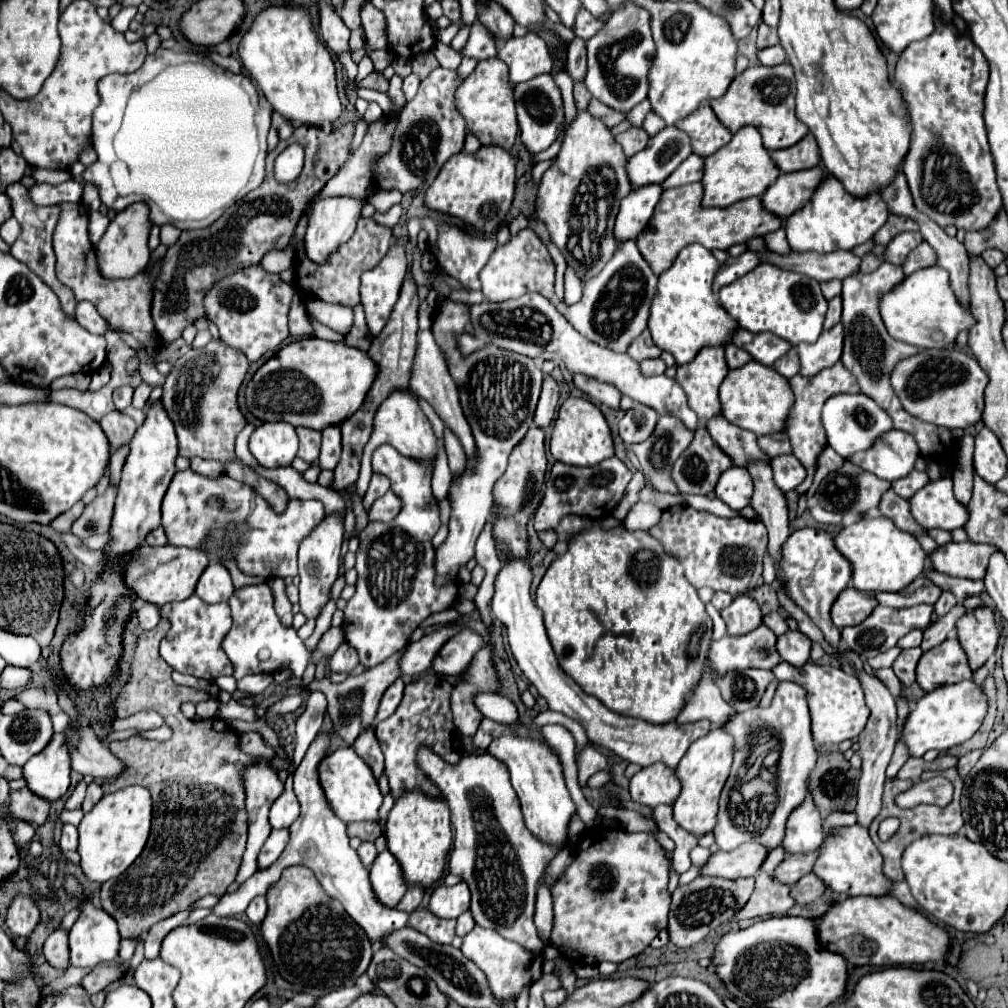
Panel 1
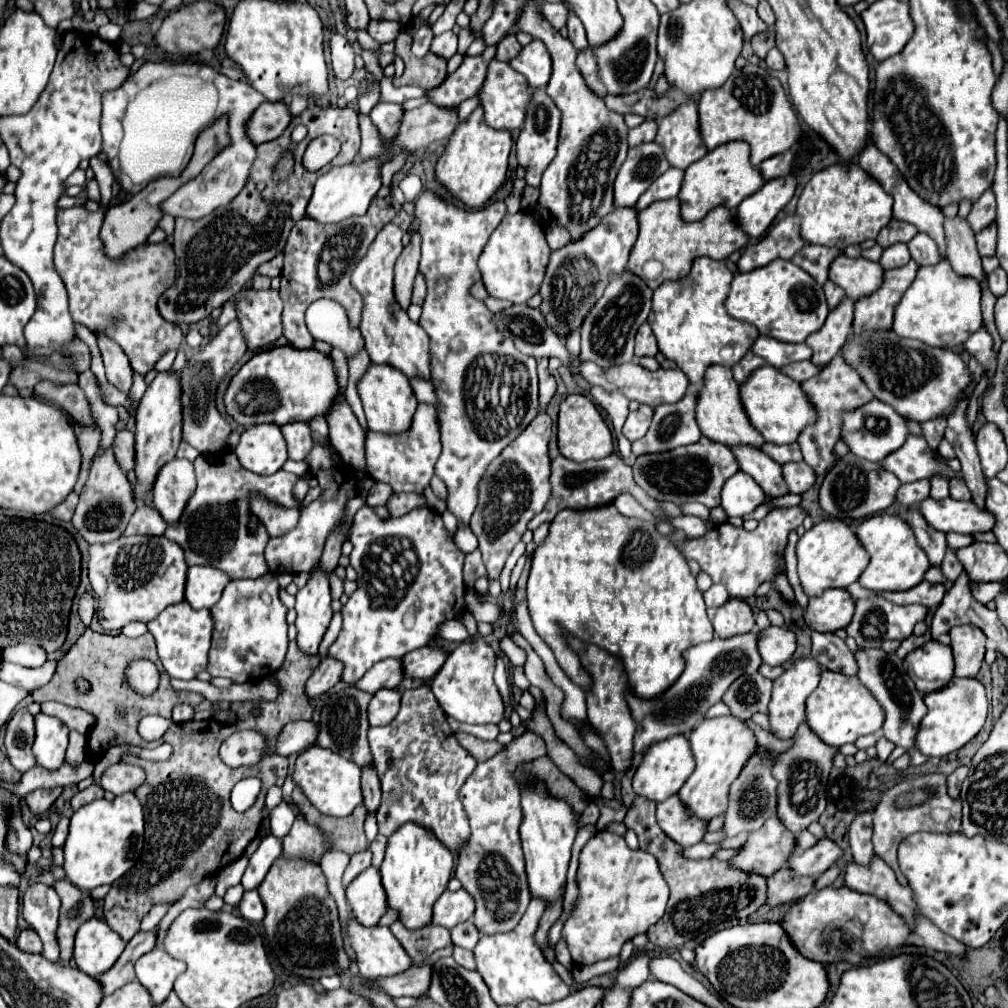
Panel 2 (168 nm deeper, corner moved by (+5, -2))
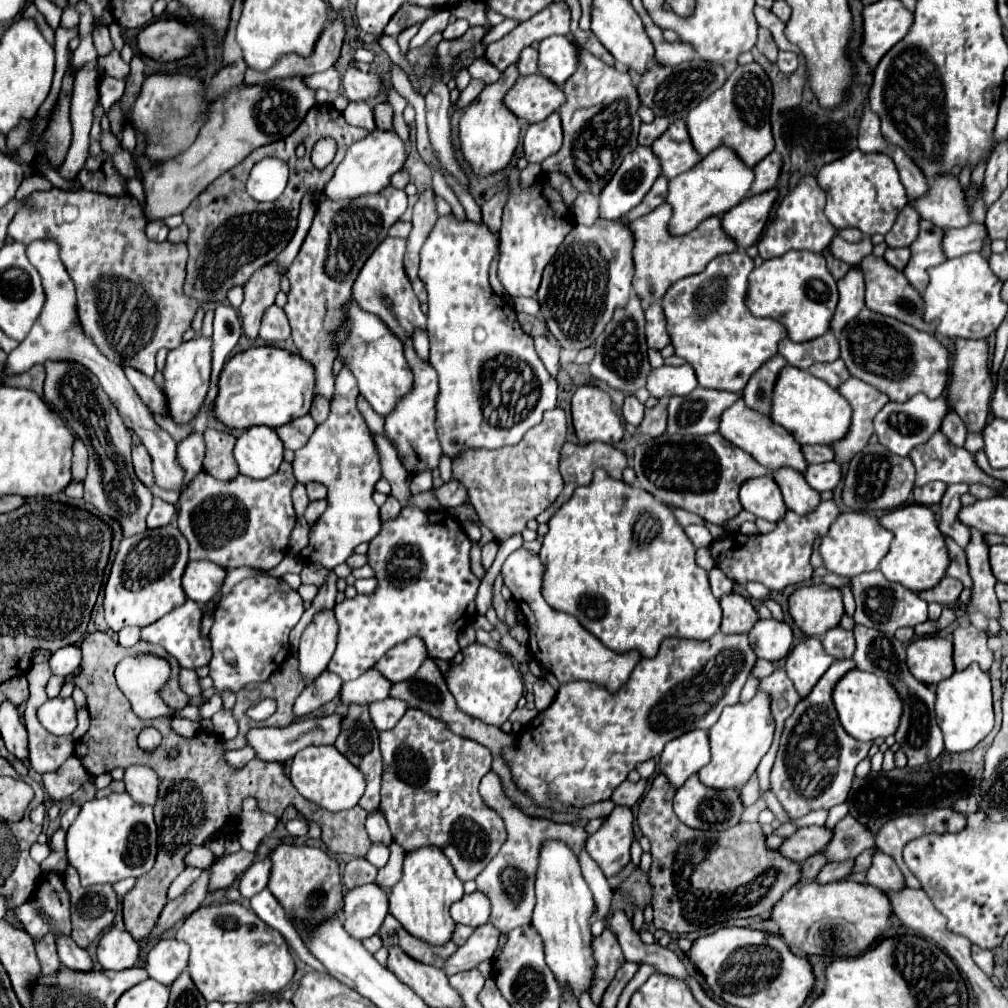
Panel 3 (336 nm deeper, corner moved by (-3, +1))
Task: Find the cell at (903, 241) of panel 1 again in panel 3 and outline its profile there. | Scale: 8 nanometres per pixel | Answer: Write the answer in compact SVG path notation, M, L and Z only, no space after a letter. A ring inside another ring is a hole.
M970 222L964 228L950 228L944 236L944 252L948 258L964 256L970 252L980 252L988 238L986 224Z

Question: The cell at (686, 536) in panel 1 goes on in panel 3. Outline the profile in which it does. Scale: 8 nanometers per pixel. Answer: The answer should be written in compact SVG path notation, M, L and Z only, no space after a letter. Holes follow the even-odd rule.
M834 500L822 502L812 516L800 516L796 512L786 512L784 520L776 524L774 532L758 534L758 536L744 536L740 532L730 532L728 536L712 542L712 556L716 560L716 566L728 574L736 584L744 586L746 582L754 580L768 590L784 590L786 586L800 584L812 578L814 568L810 564L810 556L814 552L816 538L822 538L828 534L830 524L838 518L840 508Z

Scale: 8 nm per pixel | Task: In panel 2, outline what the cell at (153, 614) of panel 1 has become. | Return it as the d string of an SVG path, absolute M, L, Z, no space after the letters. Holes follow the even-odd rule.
M132 621L132 623L128 623L124 629L122 629L122 633L126 635L126 637L138 637L138 635L144 635L148 629L146 629L146 623L142 623L142 621Z

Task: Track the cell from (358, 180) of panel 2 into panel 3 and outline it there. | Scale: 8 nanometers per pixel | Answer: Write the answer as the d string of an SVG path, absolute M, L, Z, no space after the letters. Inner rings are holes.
M372 130L364 140L354 142L346 158L336 168L332 180L326 184L324 194L330 200L352 200L364 194L376 194L390 184L390 176L398 172L406 162L406 146L394 130Z

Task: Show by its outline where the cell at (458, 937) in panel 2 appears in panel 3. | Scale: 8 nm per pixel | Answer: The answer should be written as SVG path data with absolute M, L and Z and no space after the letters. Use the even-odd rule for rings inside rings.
M490 922L478 926L474 930L474 934L468 938L468 942L464 946L460 946L454 956L448 958L444 972L448 976L452 976L456 972L476 968L484 960L492 960L496 948L498 948L500 934L502 932L498 928L494 928Z

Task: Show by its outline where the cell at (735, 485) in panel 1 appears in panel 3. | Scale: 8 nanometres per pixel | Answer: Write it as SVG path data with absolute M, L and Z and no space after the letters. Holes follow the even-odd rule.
M760 476L756 480L748 480L740 488L740 502L742 502L744 510L748 510L768 522L782 520L786 514L786 504L782 500L782 492L772 476Z

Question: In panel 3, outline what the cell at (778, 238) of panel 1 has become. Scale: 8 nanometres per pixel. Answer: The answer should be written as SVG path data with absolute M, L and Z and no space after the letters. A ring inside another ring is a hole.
M838 234L834 236L834 240L830 242L830 250L836 258L848 262L848 264L858 264L864 256L872 254L872 240L868 236L864 236L860 240L860 244L850 244L846 240L842 240Z

